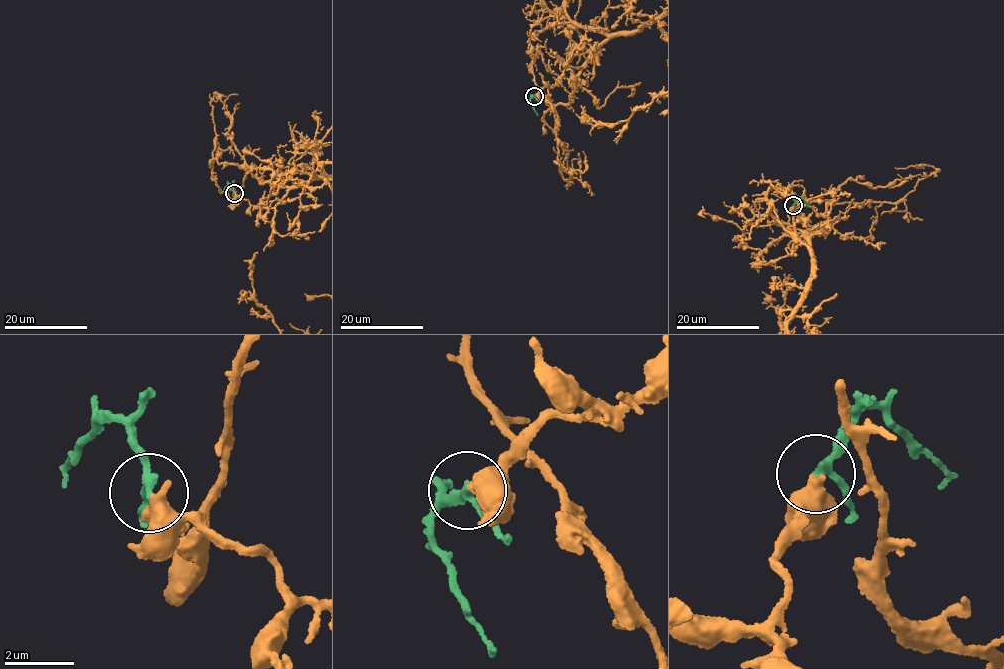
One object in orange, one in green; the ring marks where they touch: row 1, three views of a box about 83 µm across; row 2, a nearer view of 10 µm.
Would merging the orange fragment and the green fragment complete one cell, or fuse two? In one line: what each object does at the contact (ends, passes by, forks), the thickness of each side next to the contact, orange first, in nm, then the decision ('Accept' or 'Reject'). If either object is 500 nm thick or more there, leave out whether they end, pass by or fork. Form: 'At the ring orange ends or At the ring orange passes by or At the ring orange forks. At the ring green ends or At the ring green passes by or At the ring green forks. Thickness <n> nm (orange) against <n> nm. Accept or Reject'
Thickness 550 nm (orange) against 200 nm. Accept

